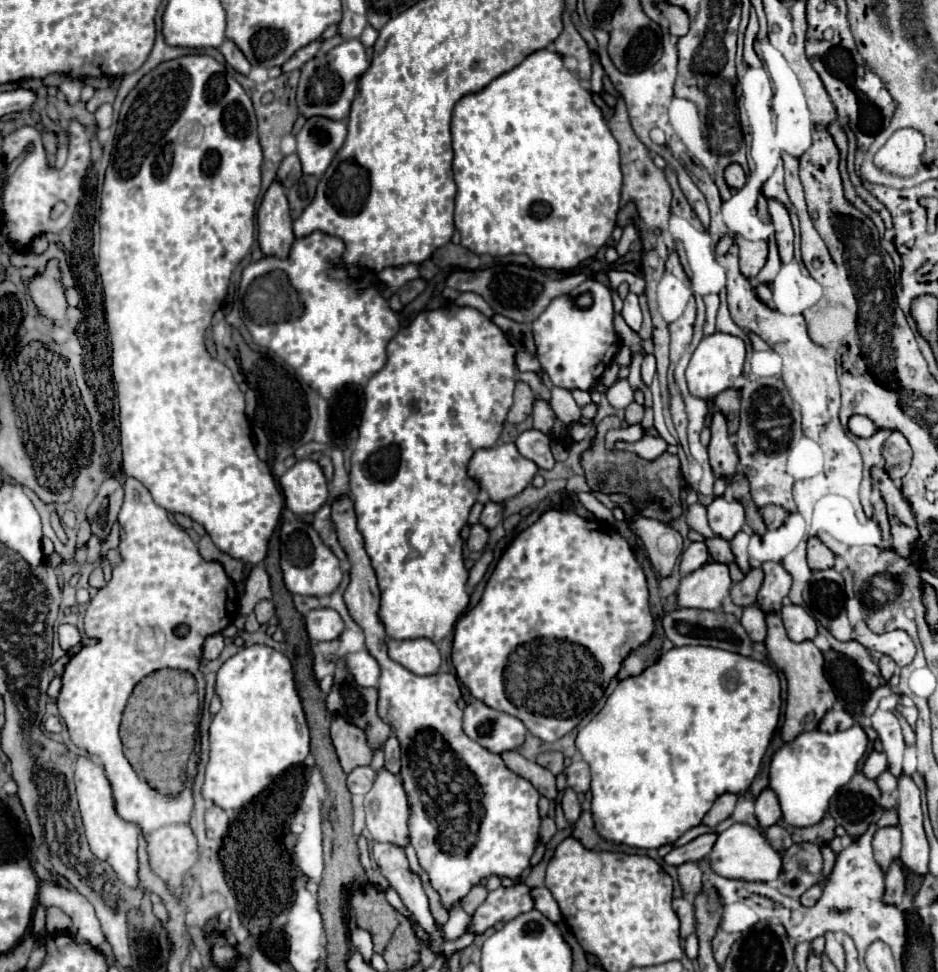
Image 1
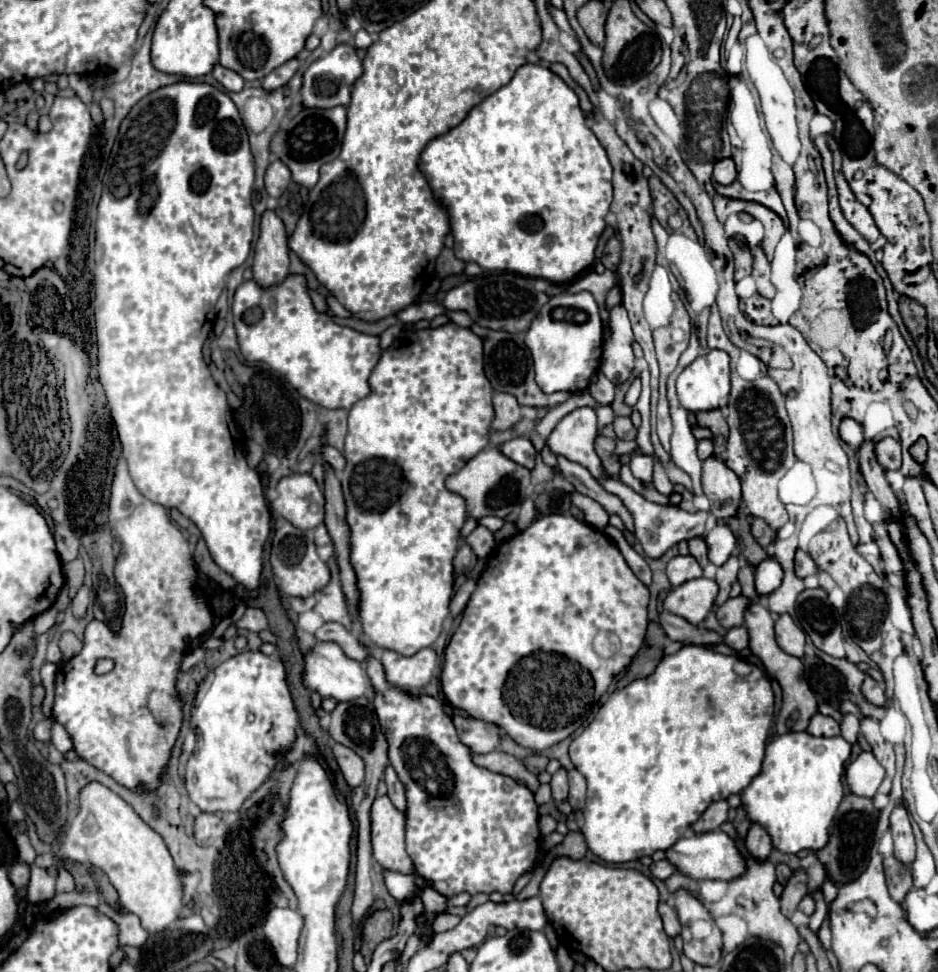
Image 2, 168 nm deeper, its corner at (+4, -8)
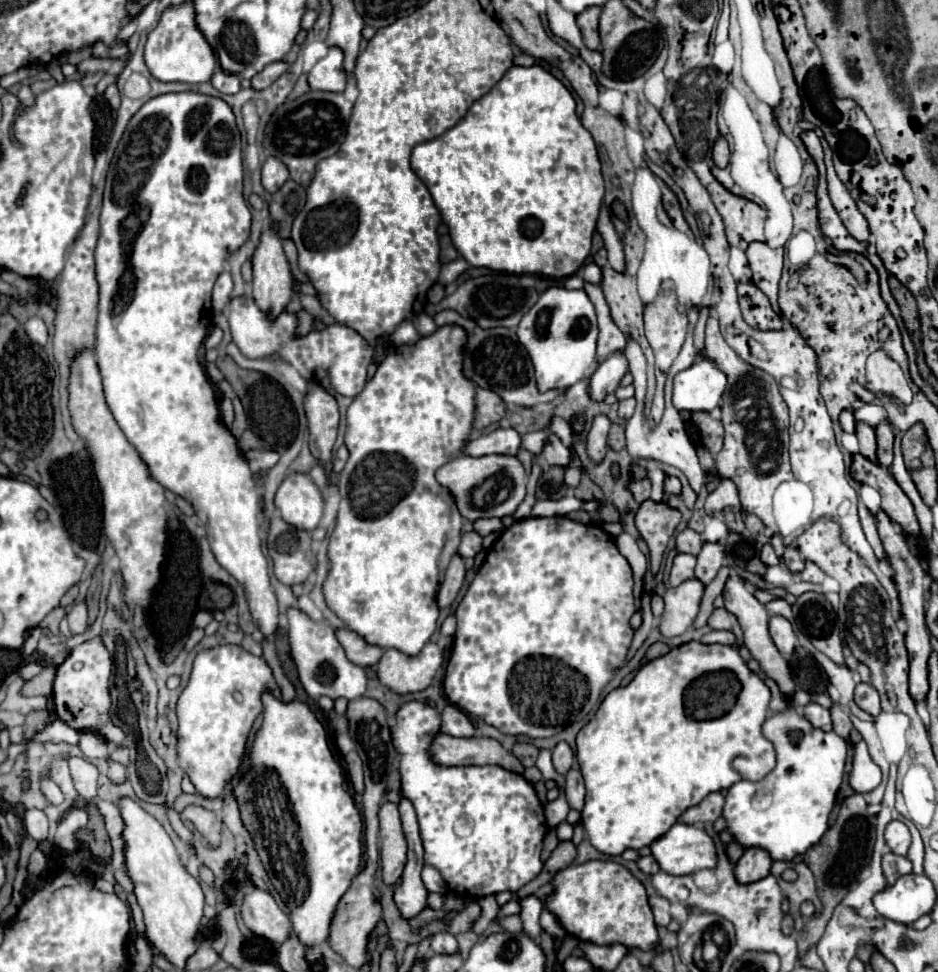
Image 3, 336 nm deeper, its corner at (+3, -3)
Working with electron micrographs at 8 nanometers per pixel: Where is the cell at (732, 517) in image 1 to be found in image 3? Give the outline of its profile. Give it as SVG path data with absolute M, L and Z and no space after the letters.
M704 543L700 555L698 555L698 565L696 565L696 577L706 585L710 583L718 569L722 567L722 561L726 557L726 547L722 543Z

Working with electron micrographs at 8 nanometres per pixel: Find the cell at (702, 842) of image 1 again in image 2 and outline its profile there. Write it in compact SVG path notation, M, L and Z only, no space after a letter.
M667 860L653 862L653 864L649 866L649 870L651 870L651 874L653 874L655 878L659 878L659 880L665 880L665 878L669 878L669 876L675 872L675 868L673 868Z

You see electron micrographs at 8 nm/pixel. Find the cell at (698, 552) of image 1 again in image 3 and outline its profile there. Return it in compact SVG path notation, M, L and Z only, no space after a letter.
M686 553L676 555L674 565L670 569L670 577L668 577L670 585L676 587L676 585L692 579L694 577L694 569L696 569L696 557L694 555L686 555Z

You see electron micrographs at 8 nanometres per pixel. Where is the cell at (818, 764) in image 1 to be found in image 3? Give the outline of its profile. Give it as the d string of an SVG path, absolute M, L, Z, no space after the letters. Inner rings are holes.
M786 709L782 713L776 713L776 715L768 717L762 731L764 731L764 737L776 749L776 767L762 781L734 783L726 791L726 805L724 805L722 817L726 819L728 831L744 847L762 847L772 855L772 859L790 861L796 855L804 855L808 851L808 847L816 845L820 841L820 837L828 831L830 811L834 807L836 793L838 793L842 777L844 777L848 745L834 731L826 733L826 731L814 729L812 723L796 709ZM792 733L800 733L800 739L796 741L792 737Z

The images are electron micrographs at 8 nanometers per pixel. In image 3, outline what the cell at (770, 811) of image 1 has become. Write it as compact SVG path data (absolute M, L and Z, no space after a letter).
M750 847L736 863L736 879L740 883L758 881L770 873L770 865L772 865L772 857L766 849Z

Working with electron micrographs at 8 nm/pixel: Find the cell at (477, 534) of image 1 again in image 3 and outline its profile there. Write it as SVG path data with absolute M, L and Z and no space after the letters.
M456 553L452 557L448 569L446 569L446 579L444 579L444 583L440 585L440 591L438 591L438 605L440 607L448 607L456 599L456 595L458 595L462 583L464 583L464 575L466 575L464 559Z

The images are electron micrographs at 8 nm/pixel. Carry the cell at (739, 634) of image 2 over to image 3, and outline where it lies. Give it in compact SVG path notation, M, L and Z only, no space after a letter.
M710 631L702 639L702 643L722 643L722 645L734 645L736 637L732 631Z

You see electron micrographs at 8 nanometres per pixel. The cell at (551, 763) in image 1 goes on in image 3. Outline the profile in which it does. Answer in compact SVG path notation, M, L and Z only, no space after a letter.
M516 743L514 749L512 749L512 753L520 759L520 763L524 767L534 767L540 751L534 745L530 745L530 743Z

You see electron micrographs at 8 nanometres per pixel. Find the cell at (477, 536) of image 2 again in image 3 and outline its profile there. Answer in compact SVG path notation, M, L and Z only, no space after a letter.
M476 531L464 533L462 543L458 547L458 553L462 557L476 557L480 551L482 551L482 535L478 535Z

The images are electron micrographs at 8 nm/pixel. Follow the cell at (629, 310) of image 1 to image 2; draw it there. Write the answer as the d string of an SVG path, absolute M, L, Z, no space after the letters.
M621 304L611 308L609 316L611 316L611 322L609 322L611 338L603 346L601 370L607 380L619 386L629 378L633 370L633 362L635 362L635 356L631 350L633 336L631 336L631 324L627 320L627 312Z

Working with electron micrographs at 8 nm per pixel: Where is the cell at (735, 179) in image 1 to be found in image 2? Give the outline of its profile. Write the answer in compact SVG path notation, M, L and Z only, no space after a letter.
M723 158L715 164L713 168L713 178L719 182L719 184L731 184L735 178L737 178L737 170L735 170L735 164L731 158Z

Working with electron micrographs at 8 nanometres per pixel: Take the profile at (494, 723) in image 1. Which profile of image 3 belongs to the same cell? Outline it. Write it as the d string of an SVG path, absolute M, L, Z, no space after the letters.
M446 705L442 711L442 733L452 737L474 737L476 729L464 711L454 705Z

